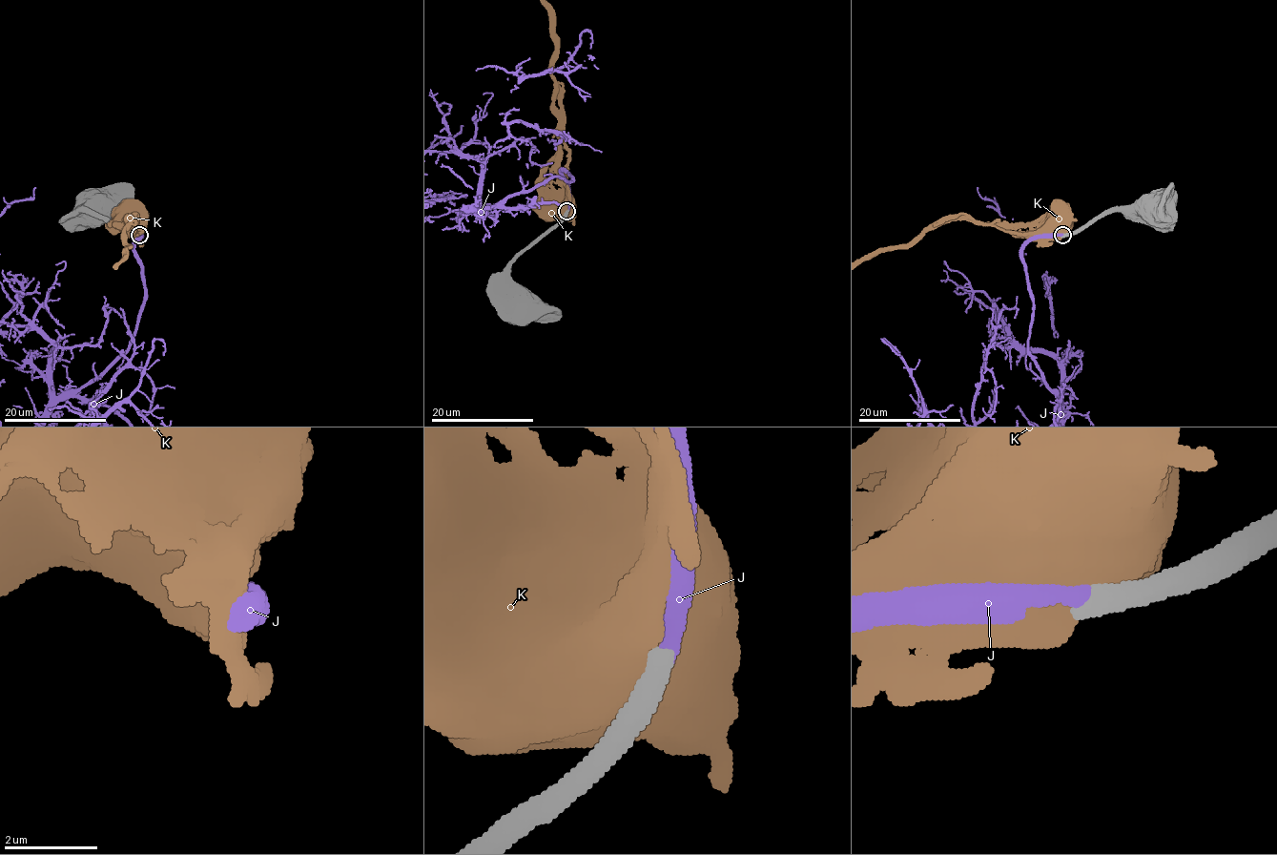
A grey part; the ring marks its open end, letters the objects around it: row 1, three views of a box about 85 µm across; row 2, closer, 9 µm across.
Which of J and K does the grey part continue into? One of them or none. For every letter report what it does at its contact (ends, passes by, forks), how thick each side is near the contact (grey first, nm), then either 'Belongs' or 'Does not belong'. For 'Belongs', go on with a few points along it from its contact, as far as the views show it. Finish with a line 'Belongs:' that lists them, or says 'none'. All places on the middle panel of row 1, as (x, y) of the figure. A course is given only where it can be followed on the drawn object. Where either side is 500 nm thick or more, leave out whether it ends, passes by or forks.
J: Thickness 550 nm (grey) against 360 nm. Belongs
K: Thickness 550 nm (grey) against 900 nm. Does not belong
Belongs: J

